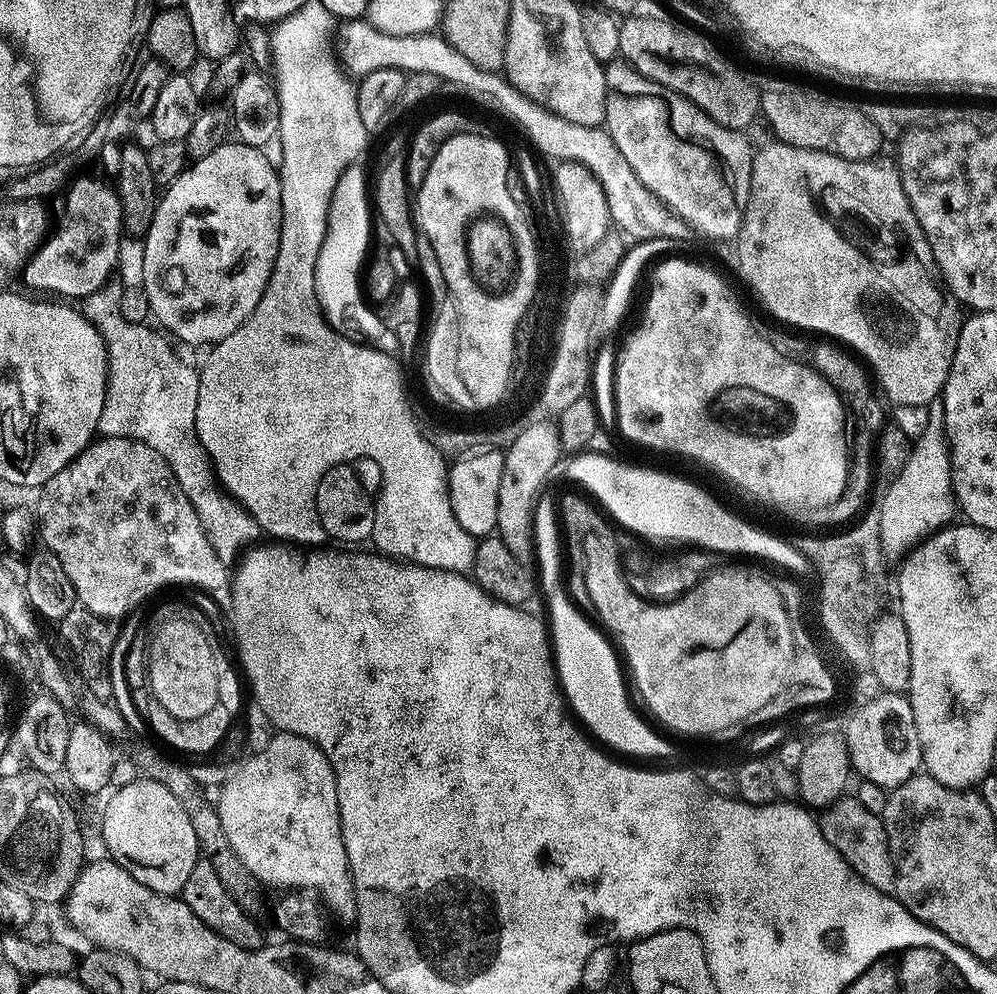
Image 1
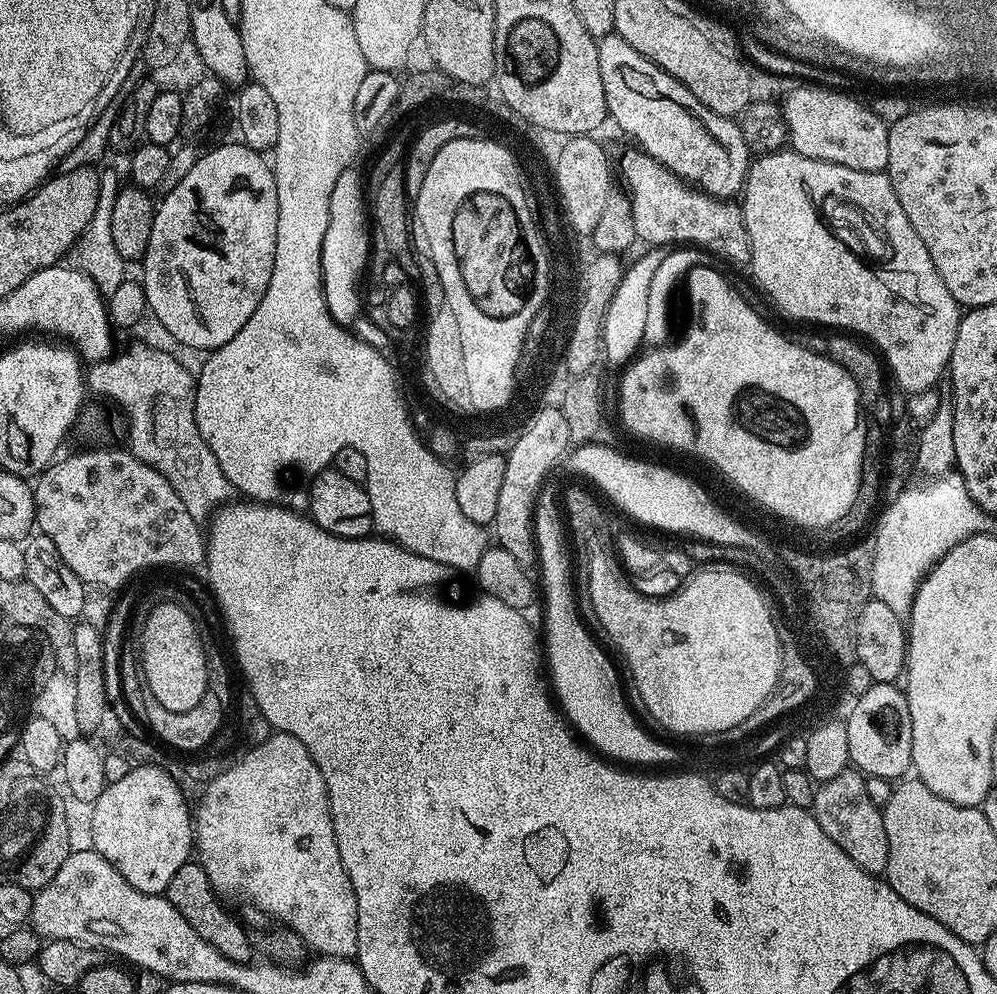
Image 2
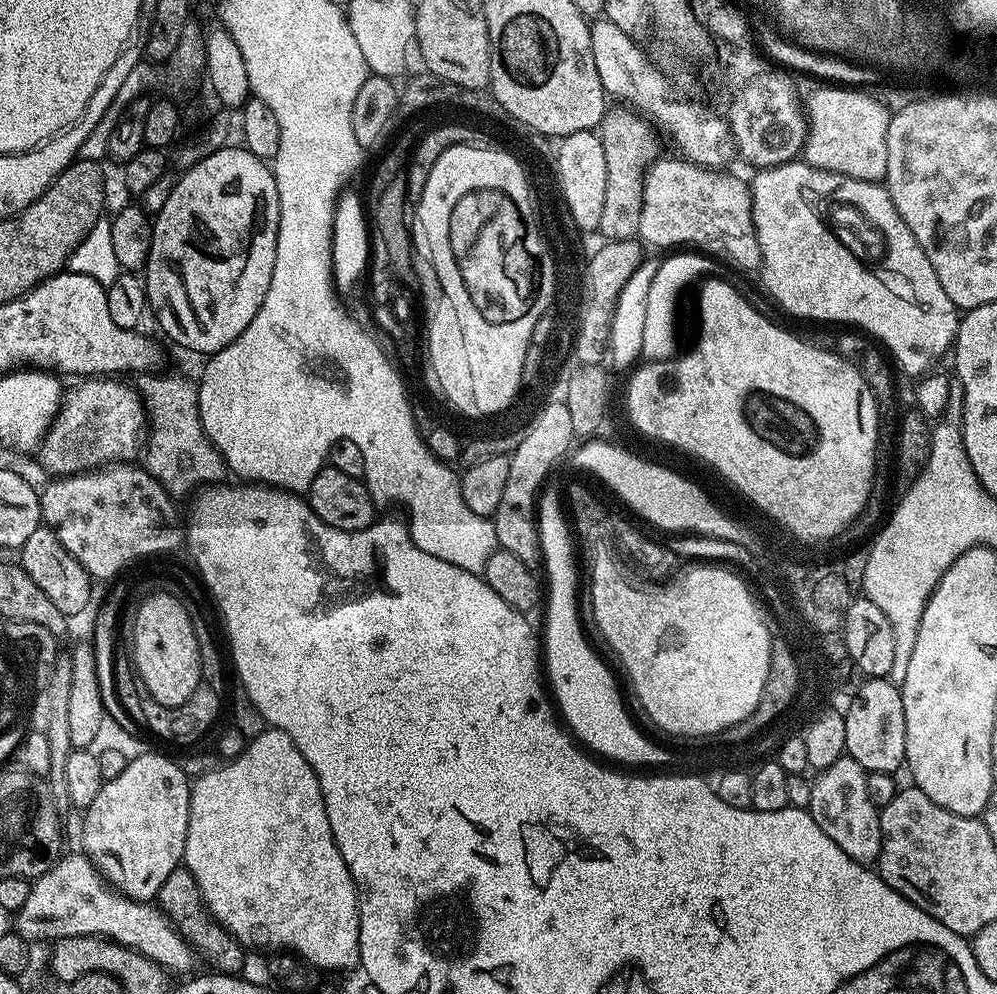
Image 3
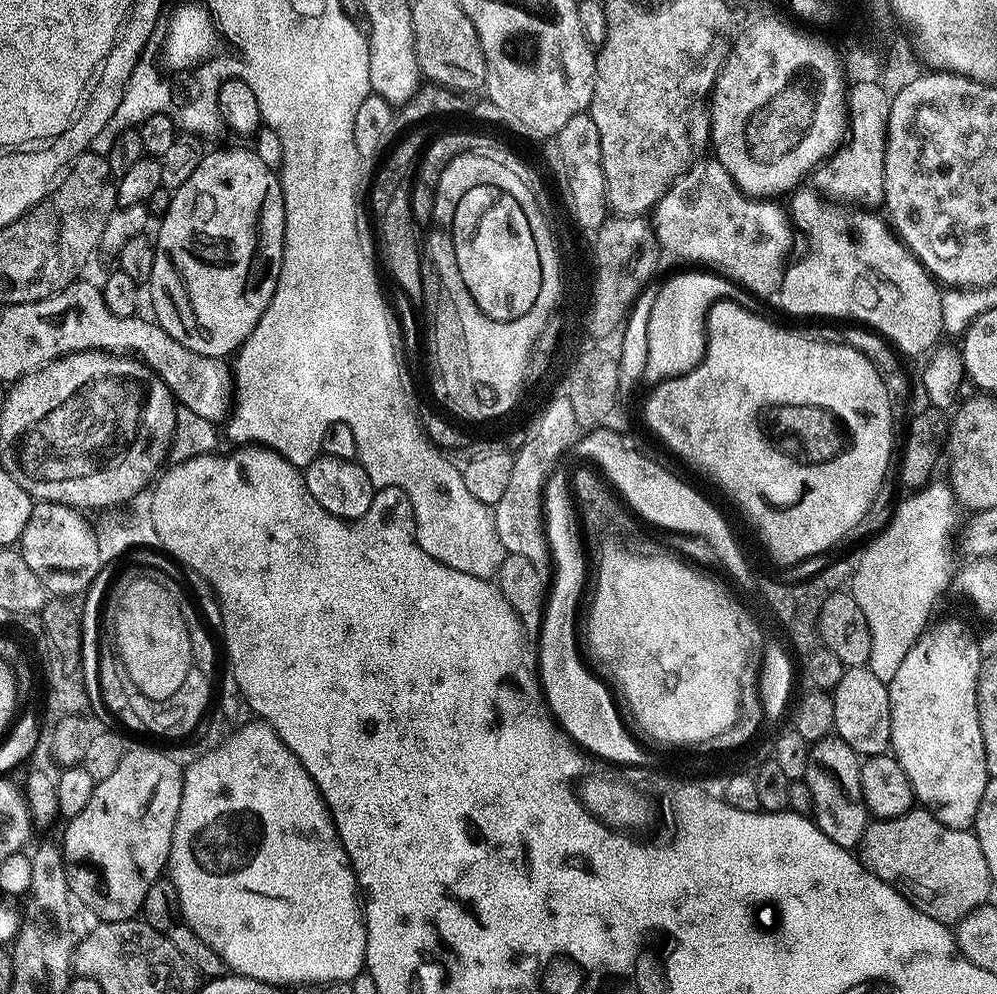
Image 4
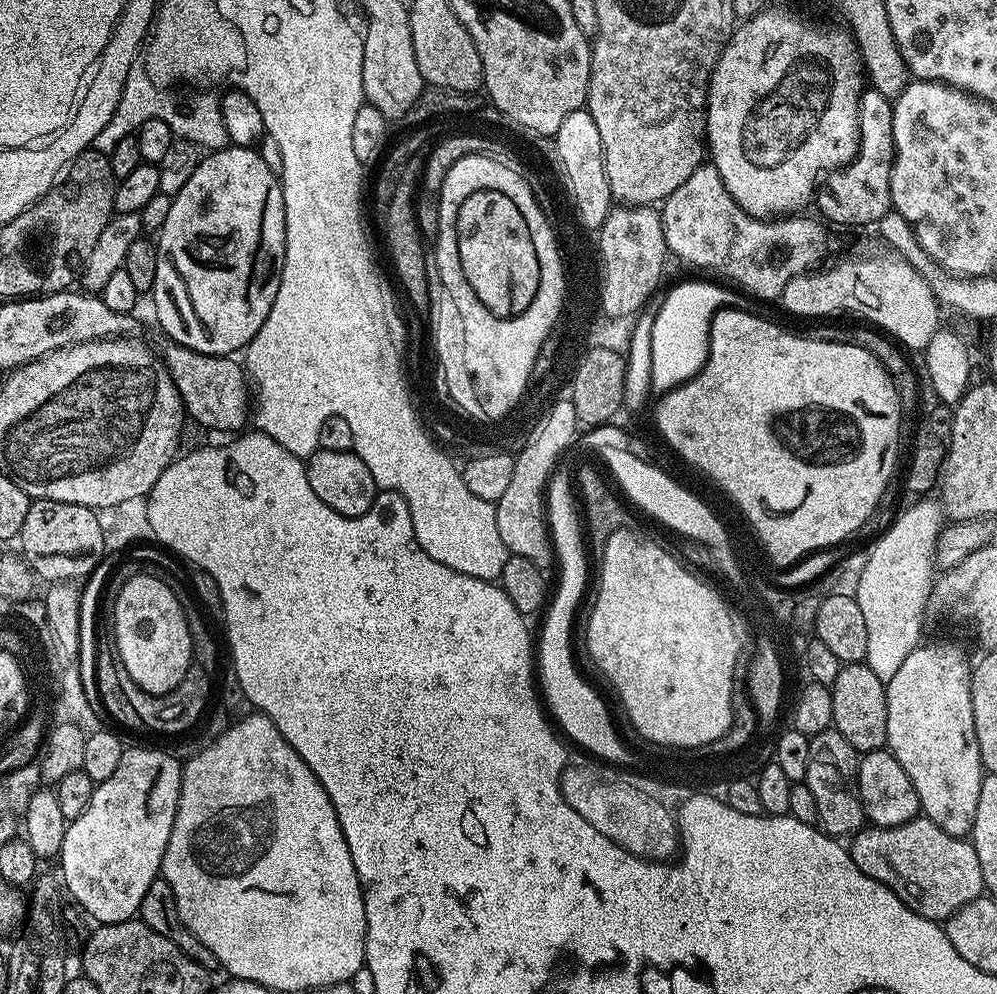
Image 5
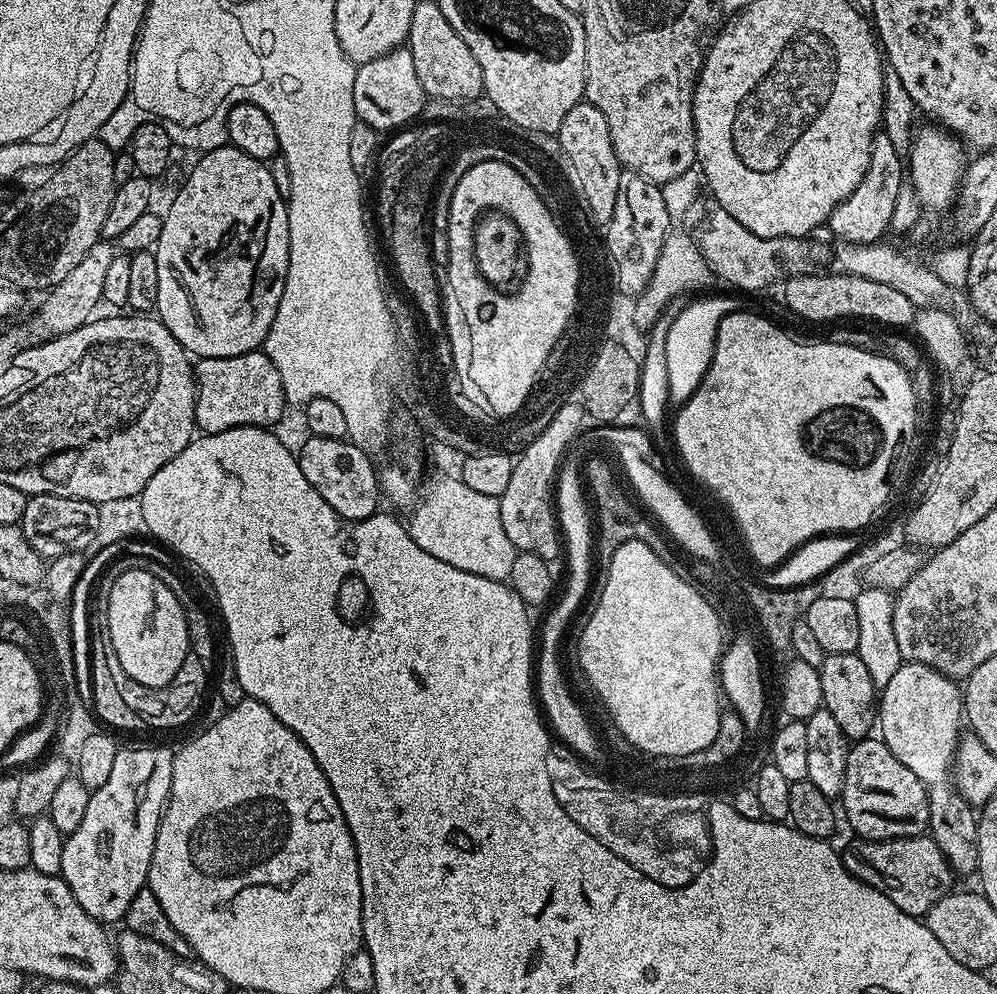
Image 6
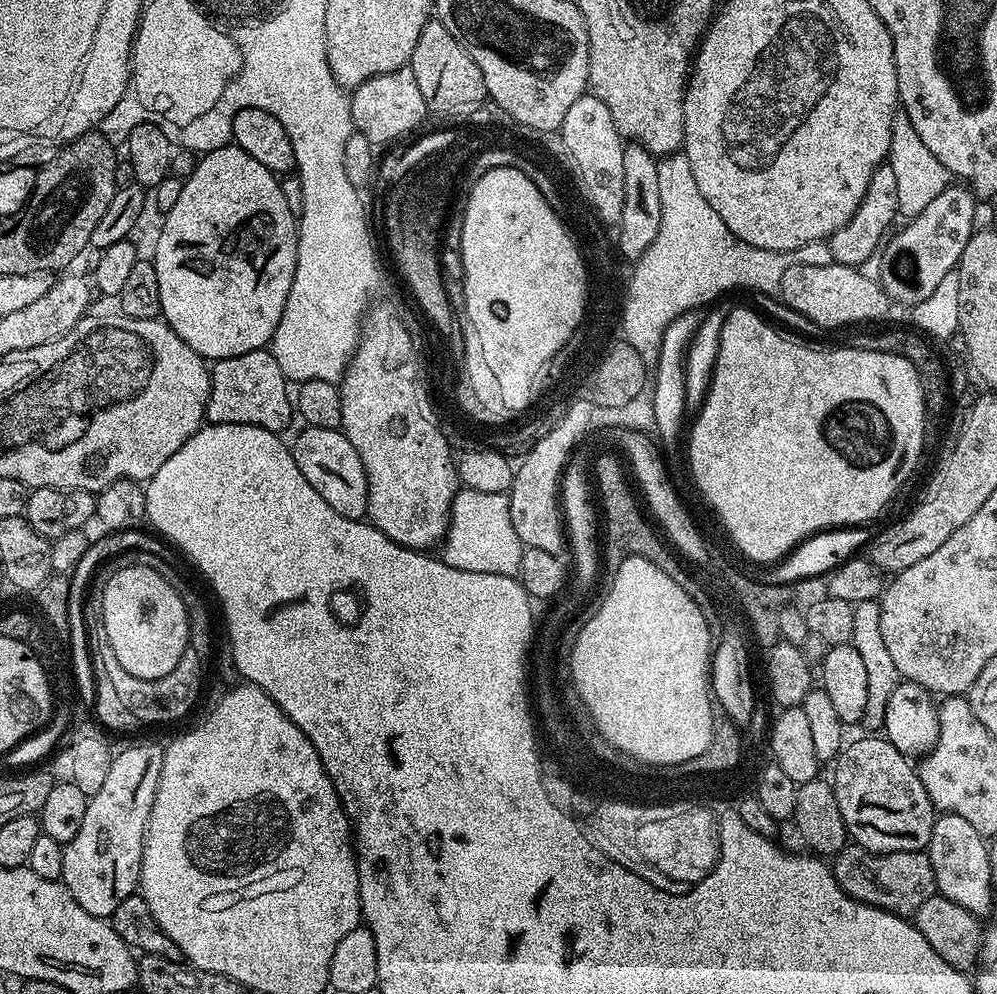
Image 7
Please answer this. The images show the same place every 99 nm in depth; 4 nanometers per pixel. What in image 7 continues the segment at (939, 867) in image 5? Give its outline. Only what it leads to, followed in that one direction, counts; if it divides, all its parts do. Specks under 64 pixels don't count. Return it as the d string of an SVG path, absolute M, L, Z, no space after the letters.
M848 842L835 855L830 867L838 886L842 886L850 898L892 912L895 916L915 917L918 906L922 906L926 898L937 895L934 870L927 851L871 852L861 844Z

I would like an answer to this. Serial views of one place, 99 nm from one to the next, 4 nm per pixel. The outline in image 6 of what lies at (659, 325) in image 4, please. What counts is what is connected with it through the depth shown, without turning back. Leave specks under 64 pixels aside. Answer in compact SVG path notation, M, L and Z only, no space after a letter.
M706 298L698 301L695 299L674 320L666 338L668 401L673 407L679 408L685 404L701 384L701 379L713 360L717 328L722 318L731 312L743 311L745 306L746 304L738 298Z

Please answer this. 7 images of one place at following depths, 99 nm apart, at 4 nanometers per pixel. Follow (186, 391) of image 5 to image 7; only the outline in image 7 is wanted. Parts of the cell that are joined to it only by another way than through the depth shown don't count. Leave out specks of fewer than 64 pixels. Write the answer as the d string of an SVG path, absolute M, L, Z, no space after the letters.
M259 348L250 354L238 354L234 358L215 361L211 365L212 385L208 399L206 420L209 424L249 424L265 428L277 434L283 433L283 428L294 420L294 400L290 395L289 381L284 379L278 362L271 351Z

